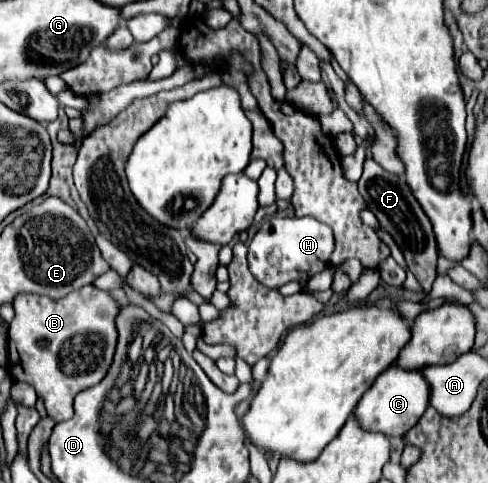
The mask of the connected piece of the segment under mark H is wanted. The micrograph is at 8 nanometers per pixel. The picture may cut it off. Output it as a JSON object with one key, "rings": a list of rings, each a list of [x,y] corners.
{"rings":[[[278,217],[263,221],[249,243],[249,269],[267,287],[281,287],[287,281],[305,285],[317,271],[329,265],[333,233],[313,217]]]}

